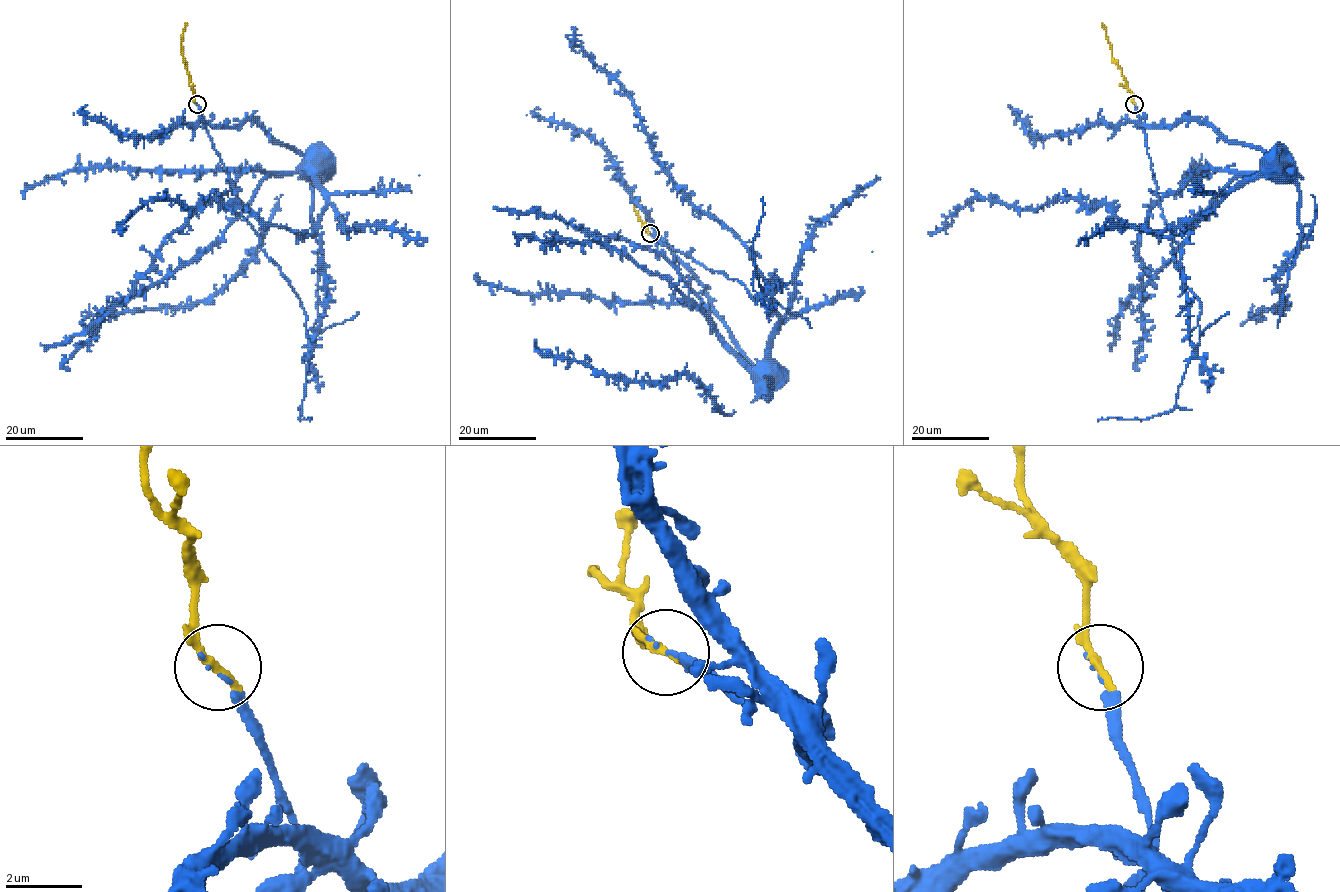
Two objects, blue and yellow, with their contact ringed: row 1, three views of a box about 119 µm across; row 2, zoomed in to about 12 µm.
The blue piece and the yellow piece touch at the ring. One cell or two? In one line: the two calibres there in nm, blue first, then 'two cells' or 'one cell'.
120/260 nm | one cell

